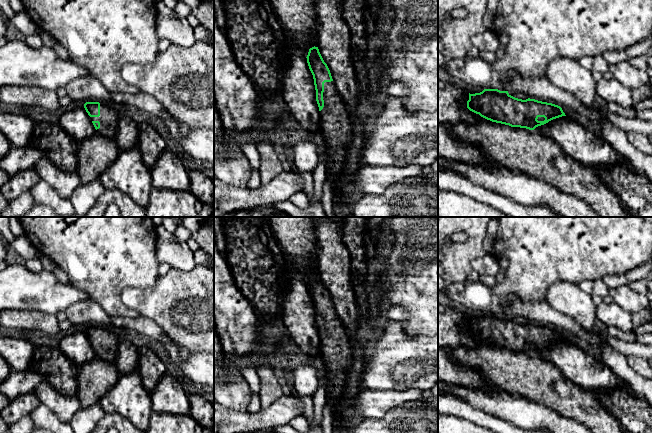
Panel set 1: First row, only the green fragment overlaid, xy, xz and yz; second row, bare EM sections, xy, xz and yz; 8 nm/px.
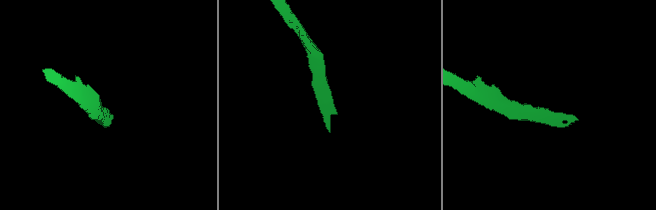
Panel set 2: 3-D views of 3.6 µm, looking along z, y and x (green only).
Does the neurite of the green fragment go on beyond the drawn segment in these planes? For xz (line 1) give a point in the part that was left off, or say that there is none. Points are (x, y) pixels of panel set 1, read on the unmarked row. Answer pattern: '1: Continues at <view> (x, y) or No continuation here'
1: Continues at xz (337, 351)

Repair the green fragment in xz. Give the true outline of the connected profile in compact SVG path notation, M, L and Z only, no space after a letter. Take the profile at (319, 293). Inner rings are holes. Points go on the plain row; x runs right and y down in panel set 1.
M318 271L309 273L307 287L313 299L316 325L320 335L320 351L325 365L328 404L334 419L345 418L344 389L347 370L356 353L348 331L337 315L330 294Z

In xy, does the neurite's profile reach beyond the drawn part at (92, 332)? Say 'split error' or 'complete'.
split error

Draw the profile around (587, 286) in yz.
M582 281L578 284L578 286L587 294L592 295L592 289L593 289L593 281Z

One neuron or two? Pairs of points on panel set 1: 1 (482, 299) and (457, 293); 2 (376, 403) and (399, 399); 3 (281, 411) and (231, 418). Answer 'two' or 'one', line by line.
1: one
2: one
3: one

